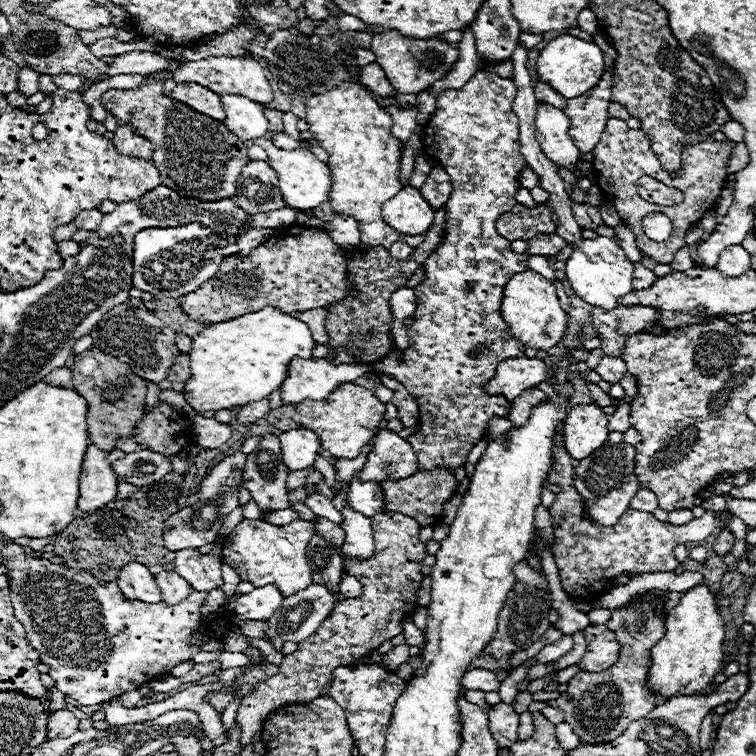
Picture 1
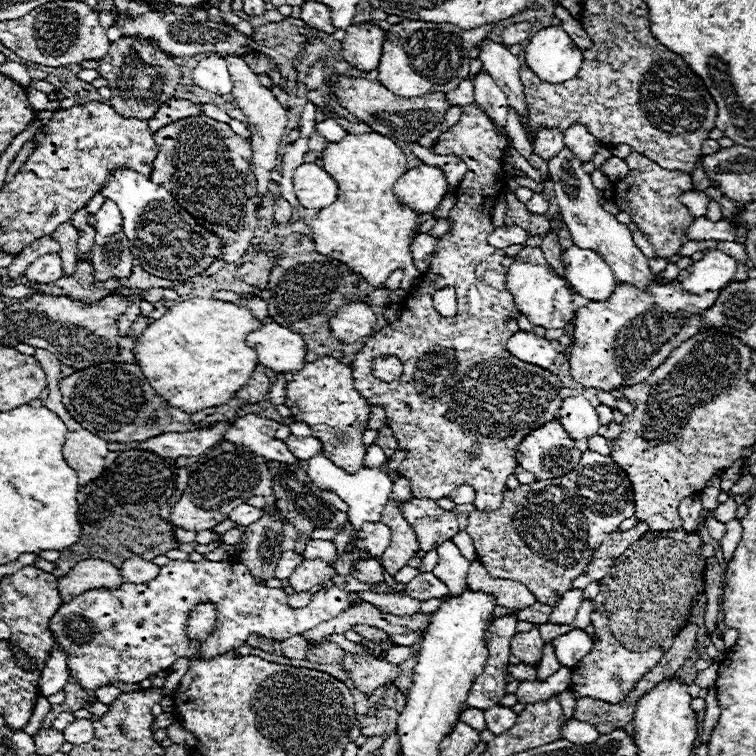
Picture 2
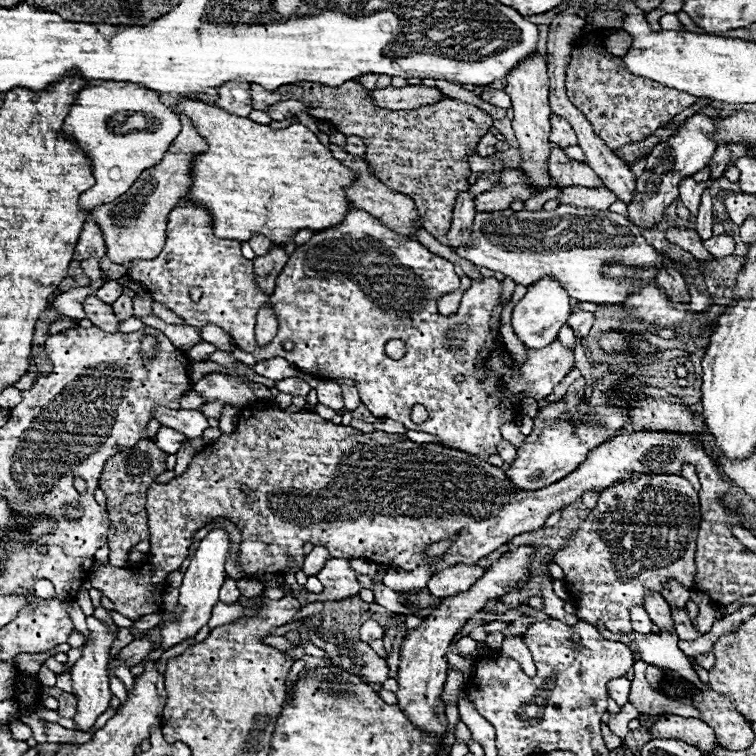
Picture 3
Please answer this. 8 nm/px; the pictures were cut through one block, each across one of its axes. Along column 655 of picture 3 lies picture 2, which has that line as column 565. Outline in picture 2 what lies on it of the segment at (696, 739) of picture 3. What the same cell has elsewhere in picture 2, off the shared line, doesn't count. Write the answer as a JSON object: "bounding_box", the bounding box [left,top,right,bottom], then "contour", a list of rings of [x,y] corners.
{"bounding_box":[562,720,600,744],"contour":[[[566,720],[562,726],[562,738],[572,740],[574,744],[592,744],[596,738],[600,738],[600,732],[586,722],[580,720]]]}

